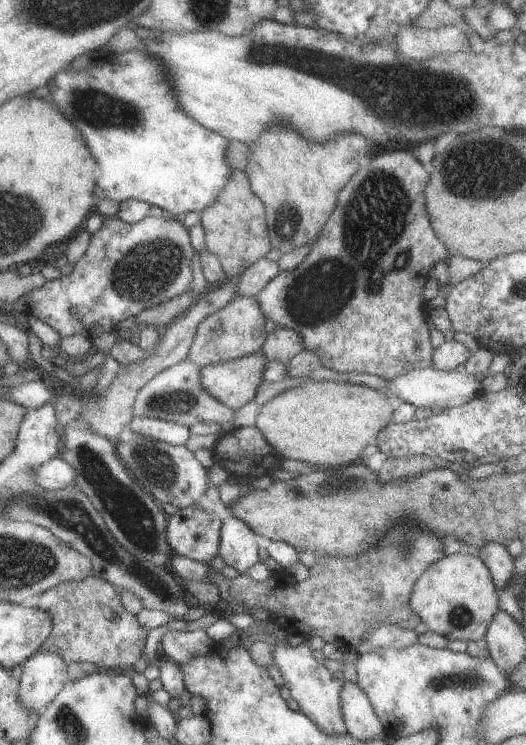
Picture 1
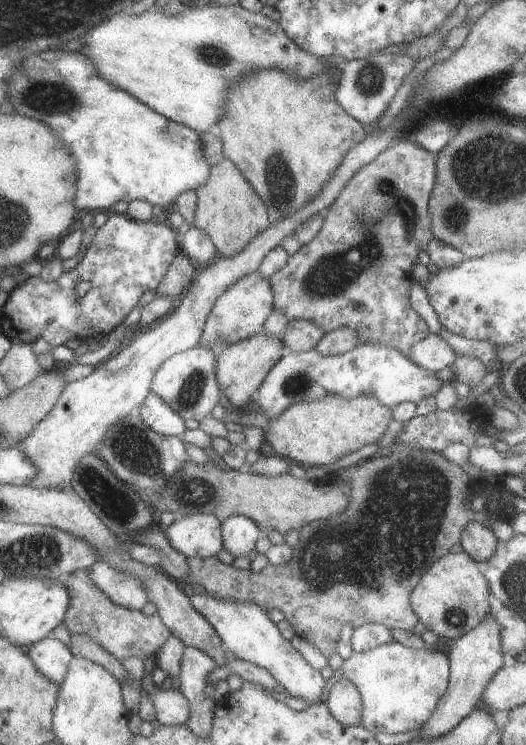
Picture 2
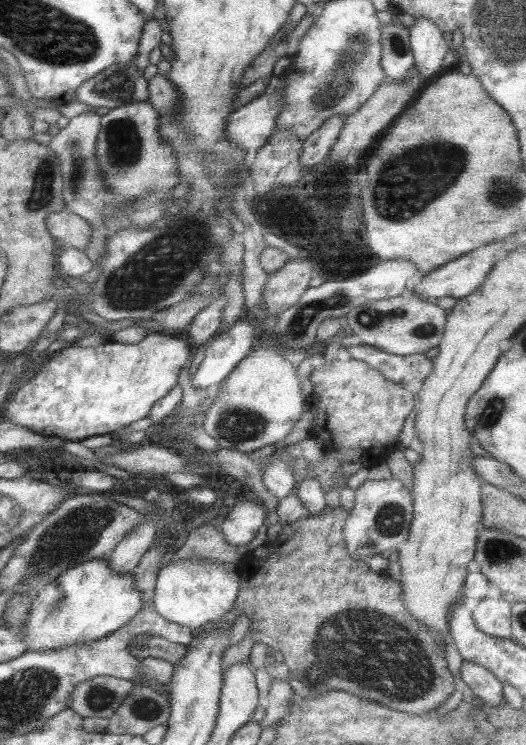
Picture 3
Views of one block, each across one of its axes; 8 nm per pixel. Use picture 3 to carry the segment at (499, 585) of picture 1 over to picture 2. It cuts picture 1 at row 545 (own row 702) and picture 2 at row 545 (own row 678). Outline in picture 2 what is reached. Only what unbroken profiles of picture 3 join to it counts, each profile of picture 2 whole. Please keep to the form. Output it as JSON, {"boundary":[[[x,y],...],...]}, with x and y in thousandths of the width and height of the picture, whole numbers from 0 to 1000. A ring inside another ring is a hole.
{"boundary":[[[894,699],[875,719],[873,729],[882,734],[882,740],[909,756],[922,756],[943,741],[949,725],[935,714],[935,709],[930,710],[909,699]]]}

